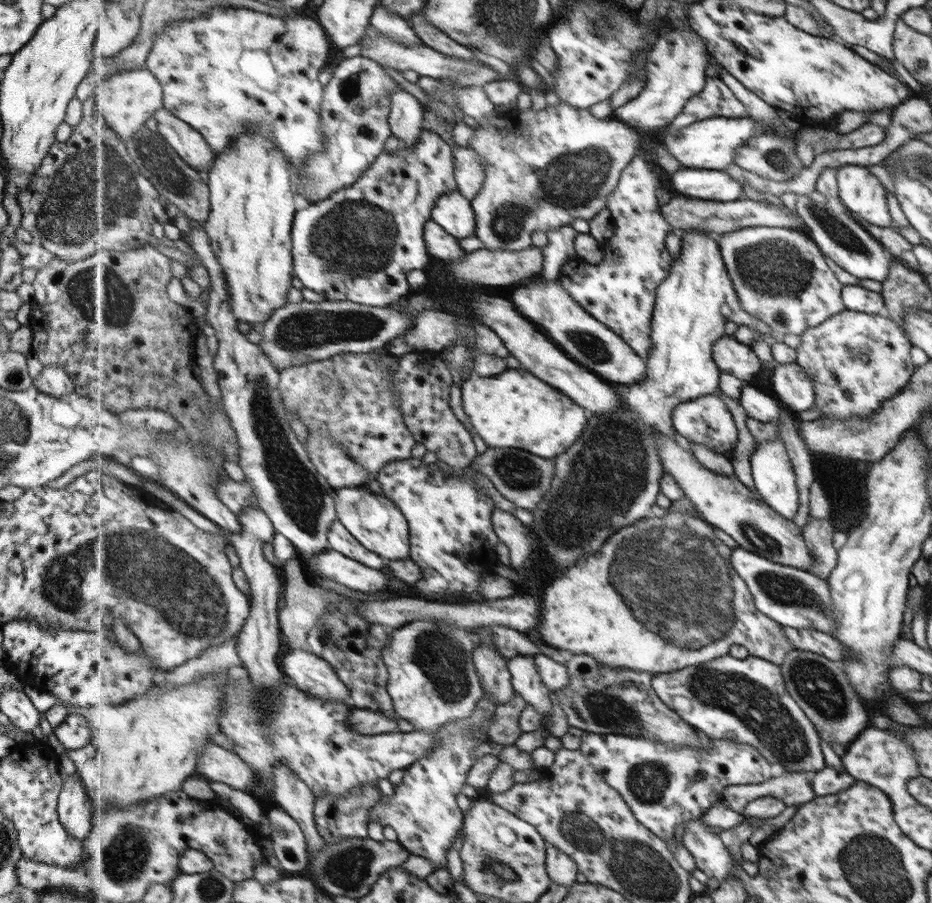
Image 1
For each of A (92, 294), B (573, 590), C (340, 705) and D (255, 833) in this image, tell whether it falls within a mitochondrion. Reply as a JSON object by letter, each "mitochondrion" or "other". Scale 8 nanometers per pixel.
{"A":"mitochondrion","B":"other","C":"other","D":"other"}

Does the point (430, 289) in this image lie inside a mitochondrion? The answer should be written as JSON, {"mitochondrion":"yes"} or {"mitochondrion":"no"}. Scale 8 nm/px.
{"mitochondrion":"no"}

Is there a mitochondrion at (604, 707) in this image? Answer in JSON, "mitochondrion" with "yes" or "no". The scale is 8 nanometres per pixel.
{"mitochondrion":"yes"}

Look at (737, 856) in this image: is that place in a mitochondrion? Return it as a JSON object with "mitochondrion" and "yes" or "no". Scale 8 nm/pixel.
{"mitochondrion":"no"}

